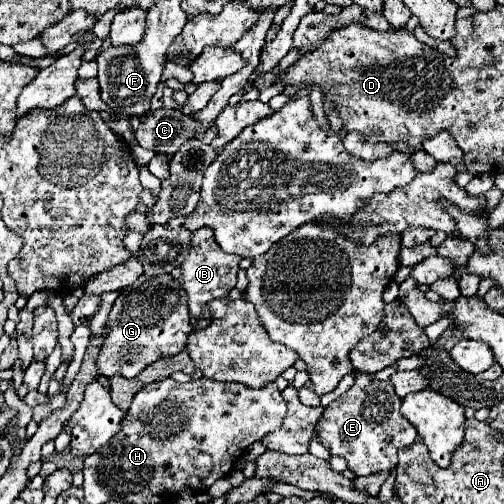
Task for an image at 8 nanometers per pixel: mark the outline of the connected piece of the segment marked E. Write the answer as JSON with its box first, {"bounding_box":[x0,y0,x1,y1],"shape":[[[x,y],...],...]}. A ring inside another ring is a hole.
{"bounding_box":[317,372,417,476],"shape":[[[353,372],[353,386],[333,400],[317,422],[319,442],[331,452],[347,460],[347,468],[355,476],[369,476],[397,466],[397,450],[417,440],[417,430],[401,414],[401,398],[395,394],[389,380],[375,380],[373,374]]]}

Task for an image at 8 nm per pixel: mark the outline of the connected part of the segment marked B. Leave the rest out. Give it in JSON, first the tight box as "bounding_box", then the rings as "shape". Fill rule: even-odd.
{"bounding_box":[183,228,239,318],"shape":[[[201,228],[197,232],[193,232],[193,240],[191,240],[191,252],[185,260],[183,268],[183,288],[189,296],[189,312],[193,318],[201,318],[203,310],[207,306],[209,300],[213,298],[223,298],[227,296],[233,288],[235,288],[235,278],[237,278],[237,270],[239,270],[239,256],[221,252],[221,246],[215,242],[215,234],[211,228]]]}

